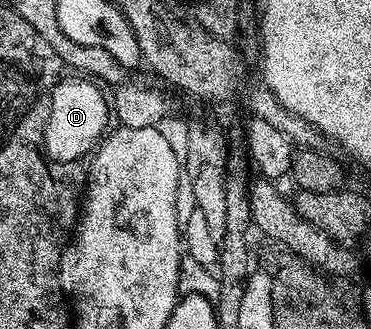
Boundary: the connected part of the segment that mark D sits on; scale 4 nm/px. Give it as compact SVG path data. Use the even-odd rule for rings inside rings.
M84 76L61 77L52 90L50 120L44 132L45 155L54 163L81 161L105 137L110 122L110 102L95 81Z

